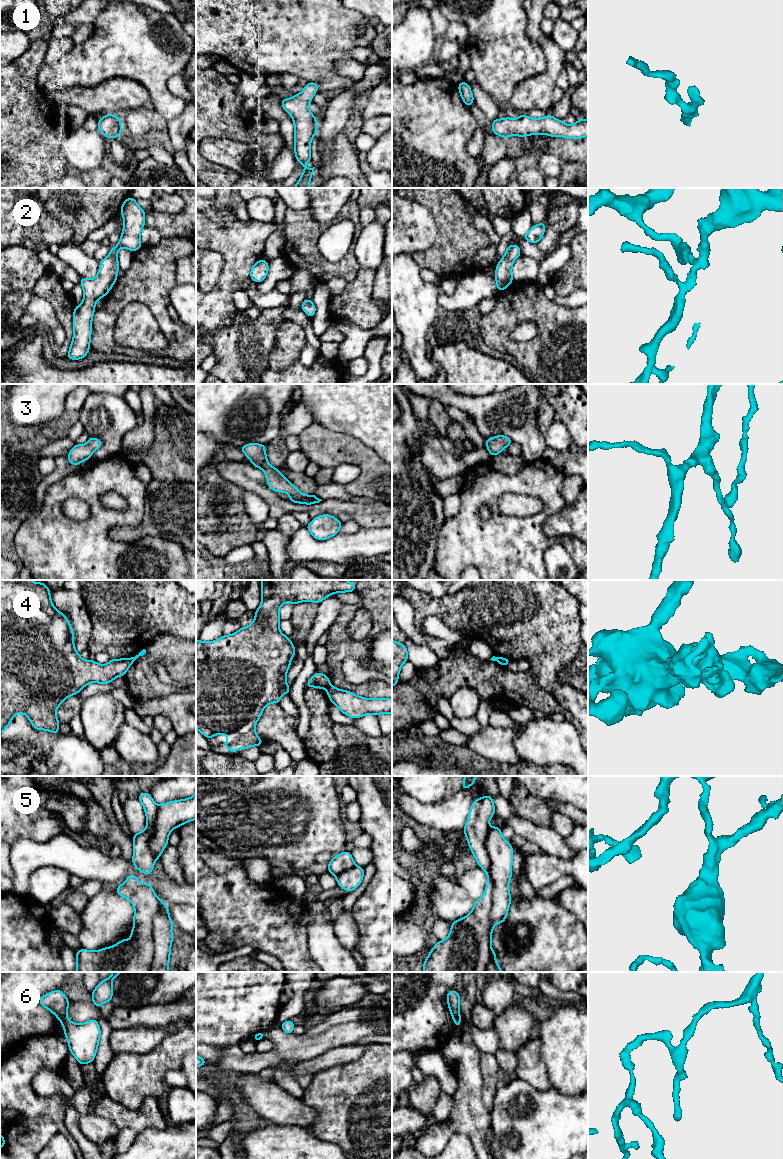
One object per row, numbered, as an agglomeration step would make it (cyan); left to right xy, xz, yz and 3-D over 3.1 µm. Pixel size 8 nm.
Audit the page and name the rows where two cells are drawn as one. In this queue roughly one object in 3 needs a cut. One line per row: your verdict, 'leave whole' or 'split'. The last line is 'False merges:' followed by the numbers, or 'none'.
1: leave whole
2: leave whole
3: leave whole
4: split
5: leave whole
6: split
False merges: 4, 6

